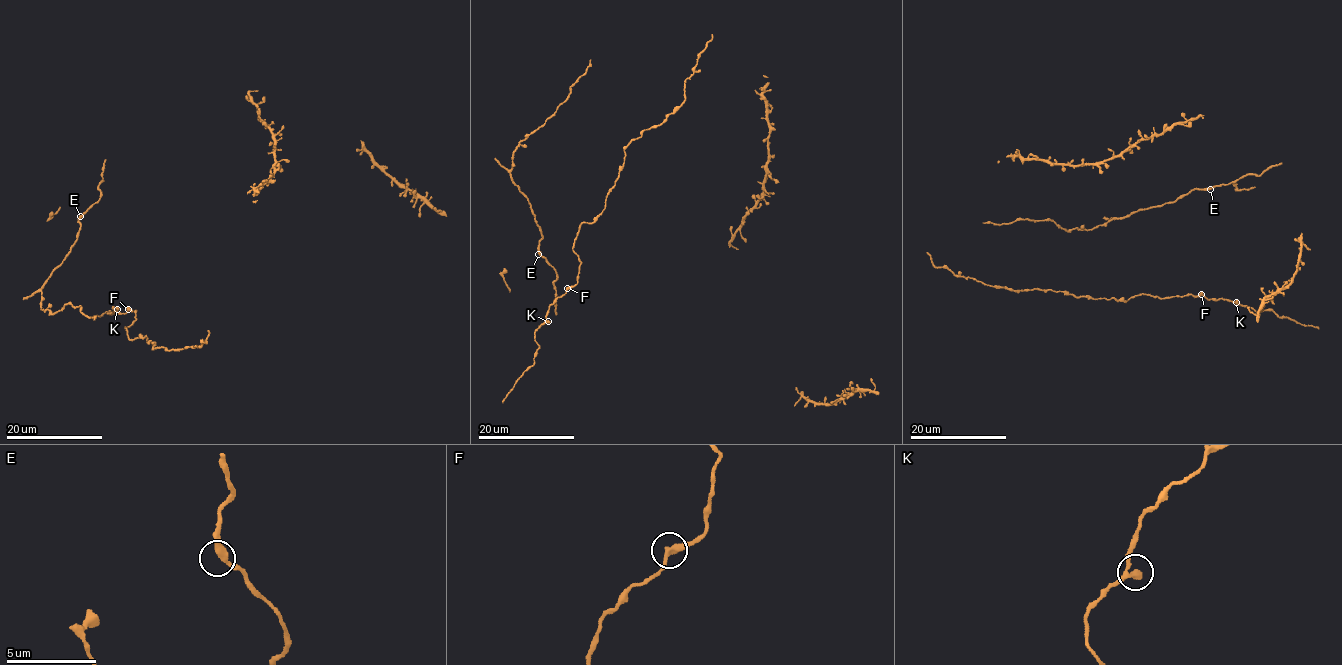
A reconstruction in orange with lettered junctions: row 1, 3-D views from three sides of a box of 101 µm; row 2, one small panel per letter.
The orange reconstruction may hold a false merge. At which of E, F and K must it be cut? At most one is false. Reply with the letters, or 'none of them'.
none of them

